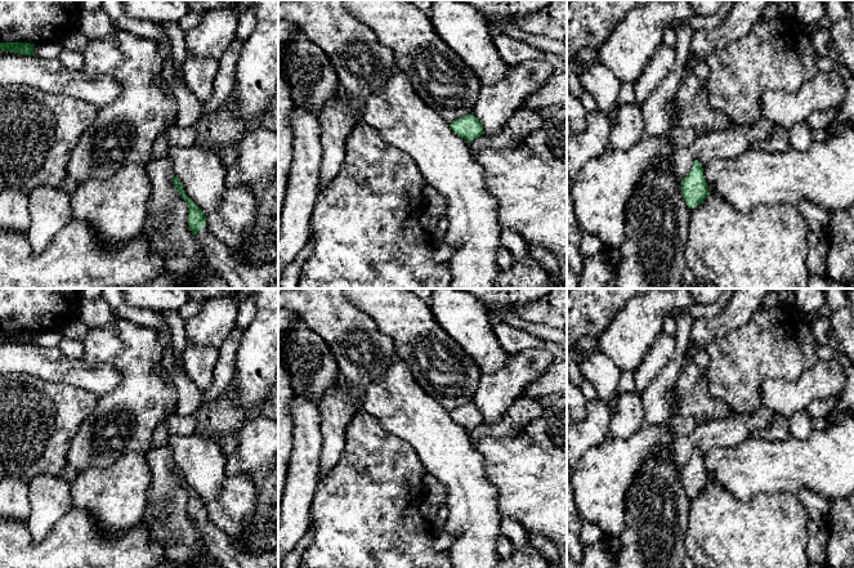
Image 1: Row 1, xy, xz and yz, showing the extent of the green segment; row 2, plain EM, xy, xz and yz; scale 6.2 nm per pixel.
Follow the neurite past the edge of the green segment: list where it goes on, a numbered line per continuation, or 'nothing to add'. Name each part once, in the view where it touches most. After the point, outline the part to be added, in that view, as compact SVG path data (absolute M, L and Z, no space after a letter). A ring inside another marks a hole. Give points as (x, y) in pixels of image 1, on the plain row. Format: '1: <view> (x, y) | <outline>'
1: xy (219, 545) | M206 515L198 519L197 527L207 551L224 568L278 568L278 549L247 555L238 550L231 537L215 527Z

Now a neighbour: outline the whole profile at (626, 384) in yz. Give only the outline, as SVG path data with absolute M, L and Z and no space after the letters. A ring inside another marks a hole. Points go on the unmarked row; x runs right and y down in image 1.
M625 371L621 374L620 384L617 388L616 395L607 403L611 413L613 413L617 408L617 402L622 394L635 392L635 380L632 371Z

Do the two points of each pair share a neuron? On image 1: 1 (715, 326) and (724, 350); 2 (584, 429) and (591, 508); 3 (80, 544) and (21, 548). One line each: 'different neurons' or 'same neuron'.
1: different neurons
2: different neurons
3: same neuron

